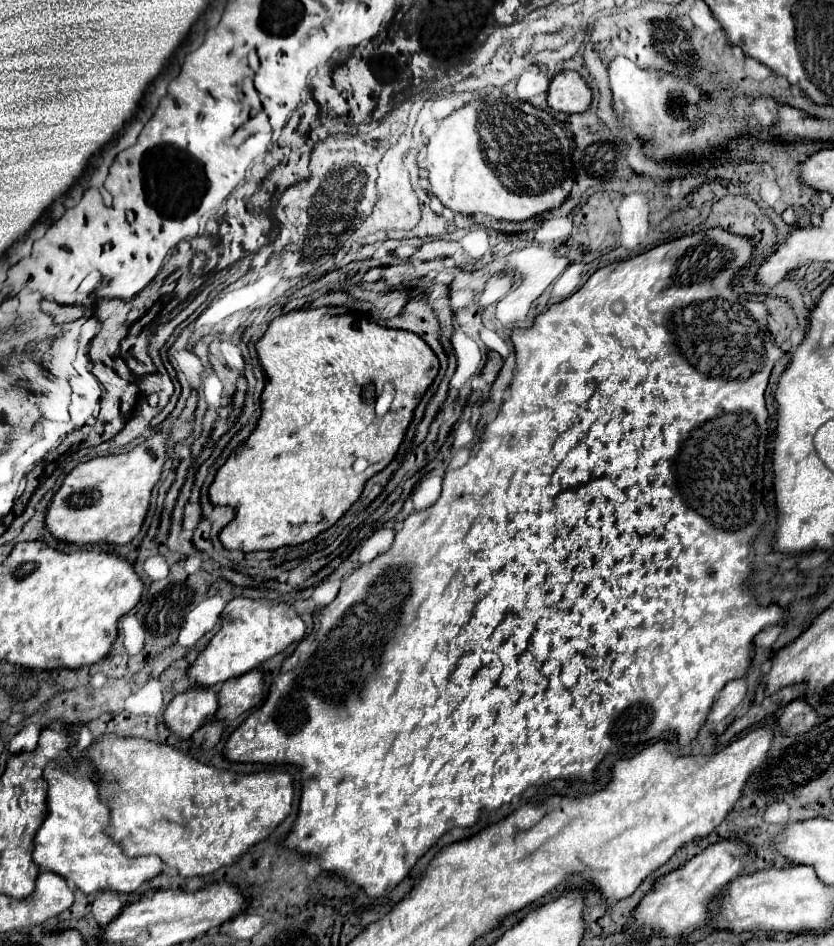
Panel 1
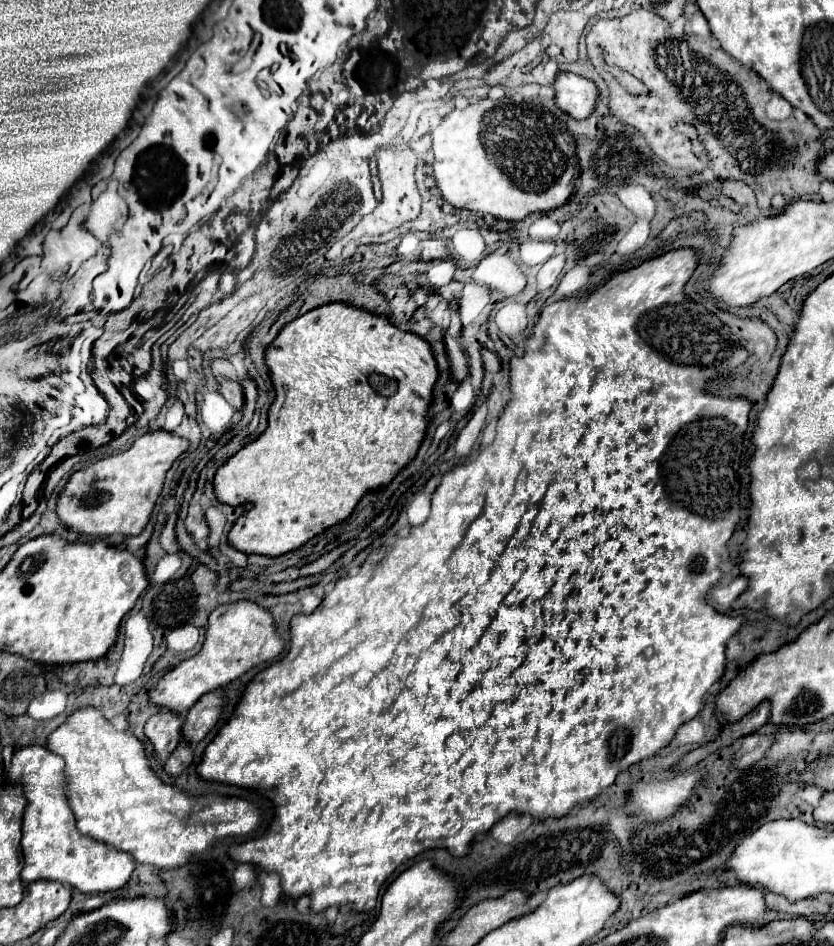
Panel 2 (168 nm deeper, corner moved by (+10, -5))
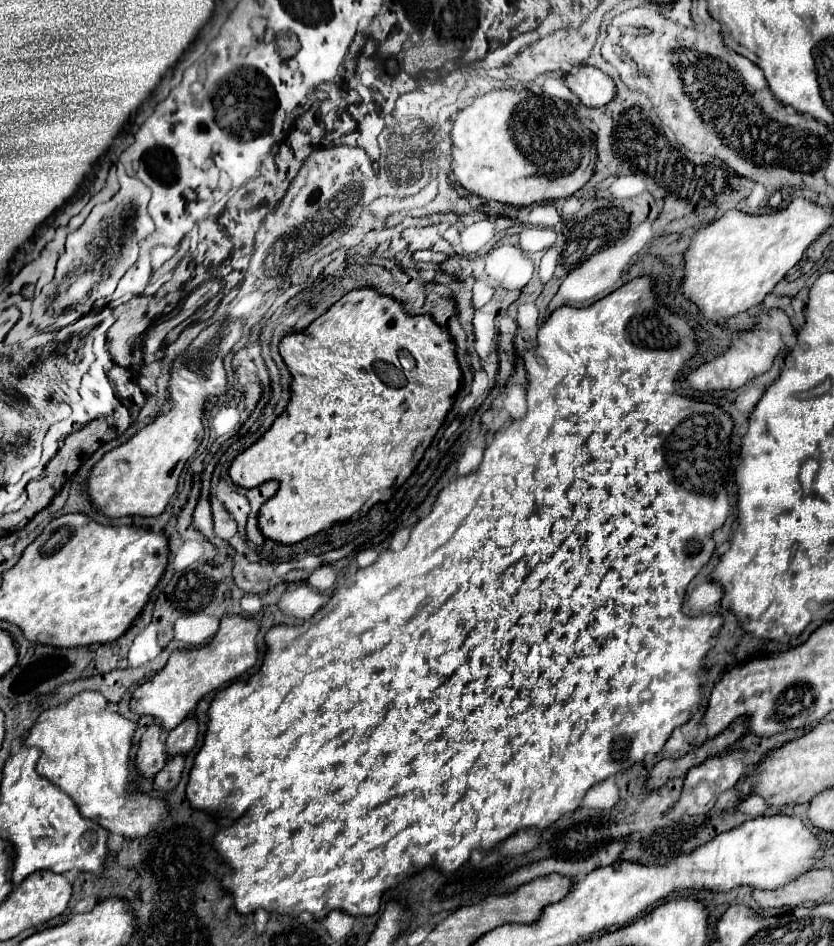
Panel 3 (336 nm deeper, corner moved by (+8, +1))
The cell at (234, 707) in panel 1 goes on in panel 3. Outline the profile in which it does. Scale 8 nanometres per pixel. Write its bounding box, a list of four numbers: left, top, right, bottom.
[167,714,199,756]

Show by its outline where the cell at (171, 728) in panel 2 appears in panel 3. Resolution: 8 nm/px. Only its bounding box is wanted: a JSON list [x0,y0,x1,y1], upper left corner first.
[135,724,167,778]

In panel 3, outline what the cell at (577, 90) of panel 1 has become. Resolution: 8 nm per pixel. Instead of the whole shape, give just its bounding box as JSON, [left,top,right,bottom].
[565,66,615,108]

